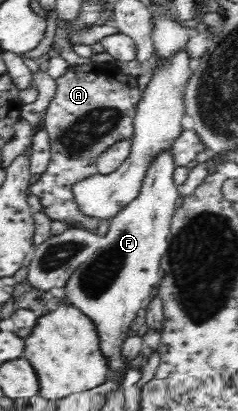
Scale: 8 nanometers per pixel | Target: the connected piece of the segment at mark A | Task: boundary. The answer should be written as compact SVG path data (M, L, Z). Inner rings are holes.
M113 63L77 64L70 67L55 81L57 83L56 95L43 113L44 129L47 130L50 139L50 163L47 171L34 178L29 193L39 198L42 205L41 211L45 212L53 221L63 221L63 223L67 223L68 227L84 229L96 234L99 220L87 216L79 210L79 206L73 198L73 185L98 172L96 162L103 151L107 151L116 141L132 137L133 120L136 107L141 101L143 89L138 85L135 77L123 74Z

